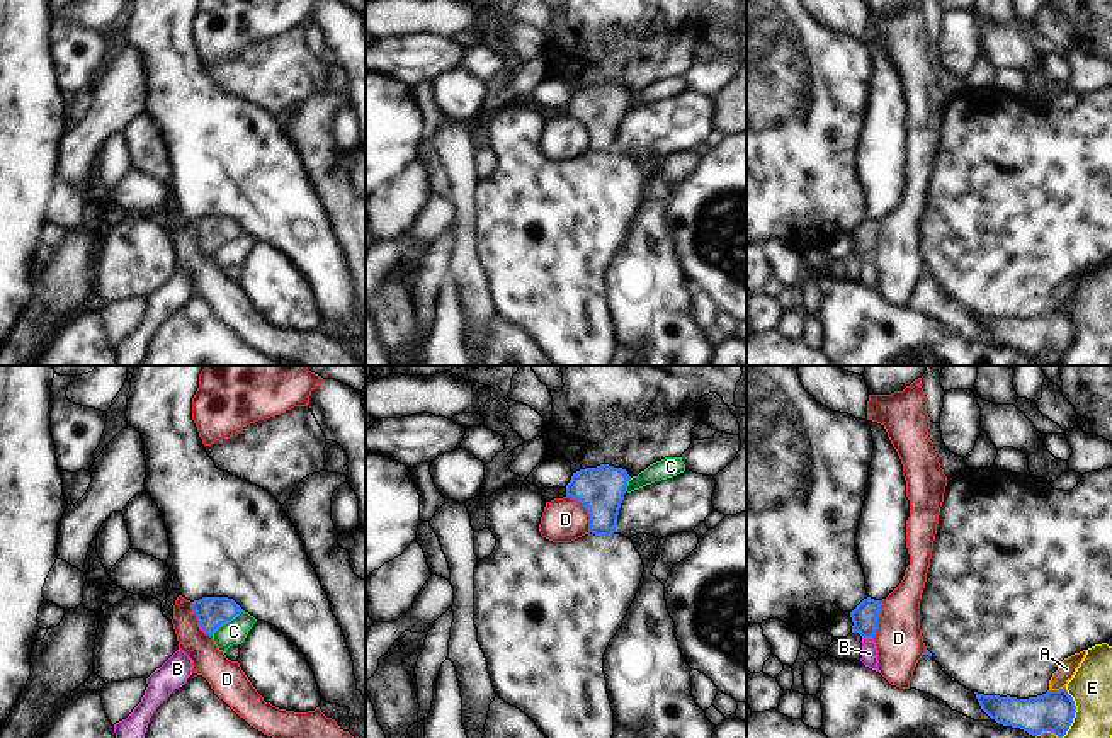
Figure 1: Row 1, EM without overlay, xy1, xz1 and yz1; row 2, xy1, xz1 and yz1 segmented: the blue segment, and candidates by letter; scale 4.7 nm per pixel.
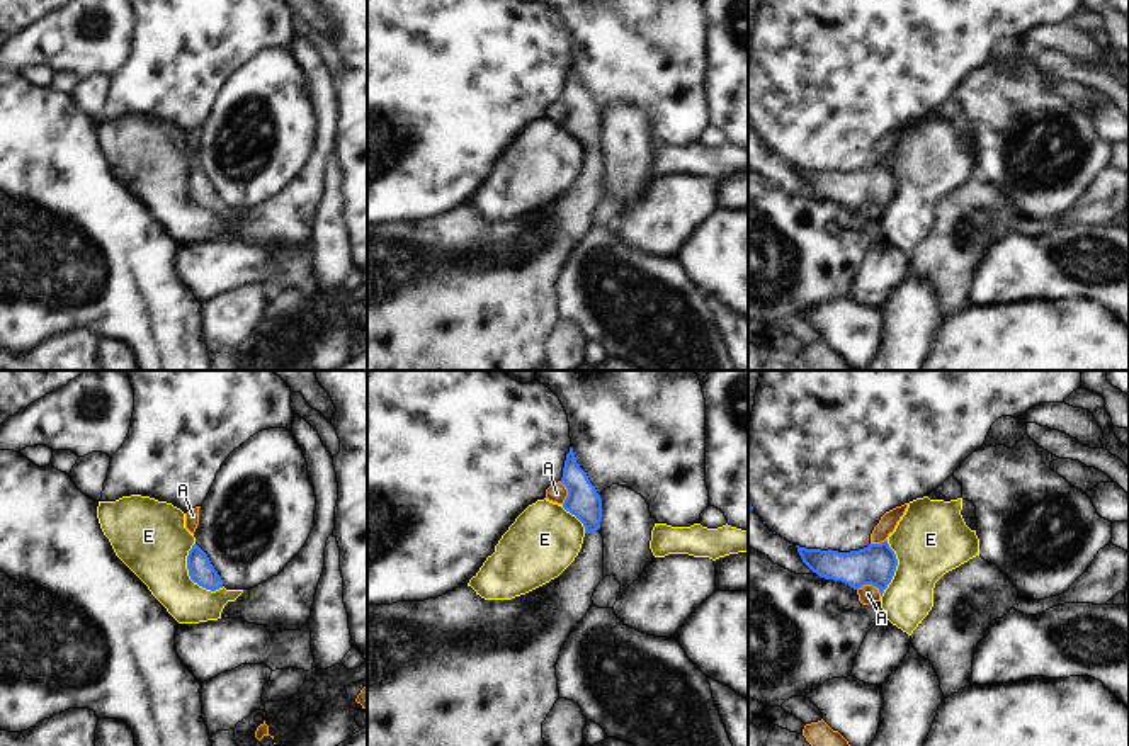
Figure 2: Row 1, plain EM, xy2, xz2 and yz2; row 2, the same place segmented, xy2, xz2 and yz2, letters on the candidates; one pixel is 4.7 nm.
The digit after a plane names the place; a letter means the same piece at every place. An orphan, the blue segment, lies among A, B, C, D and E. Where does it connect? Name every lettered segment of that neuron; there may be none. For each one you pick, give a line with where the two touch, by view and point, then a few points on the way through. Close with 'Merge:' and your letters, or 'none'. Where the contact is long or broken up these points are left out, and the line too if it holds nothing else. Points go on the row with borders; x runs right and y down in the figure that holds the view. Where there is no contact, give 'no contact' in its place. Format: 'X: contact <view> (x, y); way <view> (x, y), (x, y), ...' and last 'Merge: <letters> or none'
Merge: none

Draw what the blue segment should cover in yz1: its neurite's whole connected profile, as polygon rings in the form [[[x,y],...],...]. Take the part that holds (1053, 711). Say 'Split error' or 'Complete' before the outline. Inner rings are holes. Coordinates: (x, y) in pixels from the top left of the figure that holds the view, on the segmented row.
Complete. [[[1066,687],[1029,699],[974,694],[981,709],[998,724],[1020,728],[1032,736],[1051,731],[1063,738],[1076,712]]]

